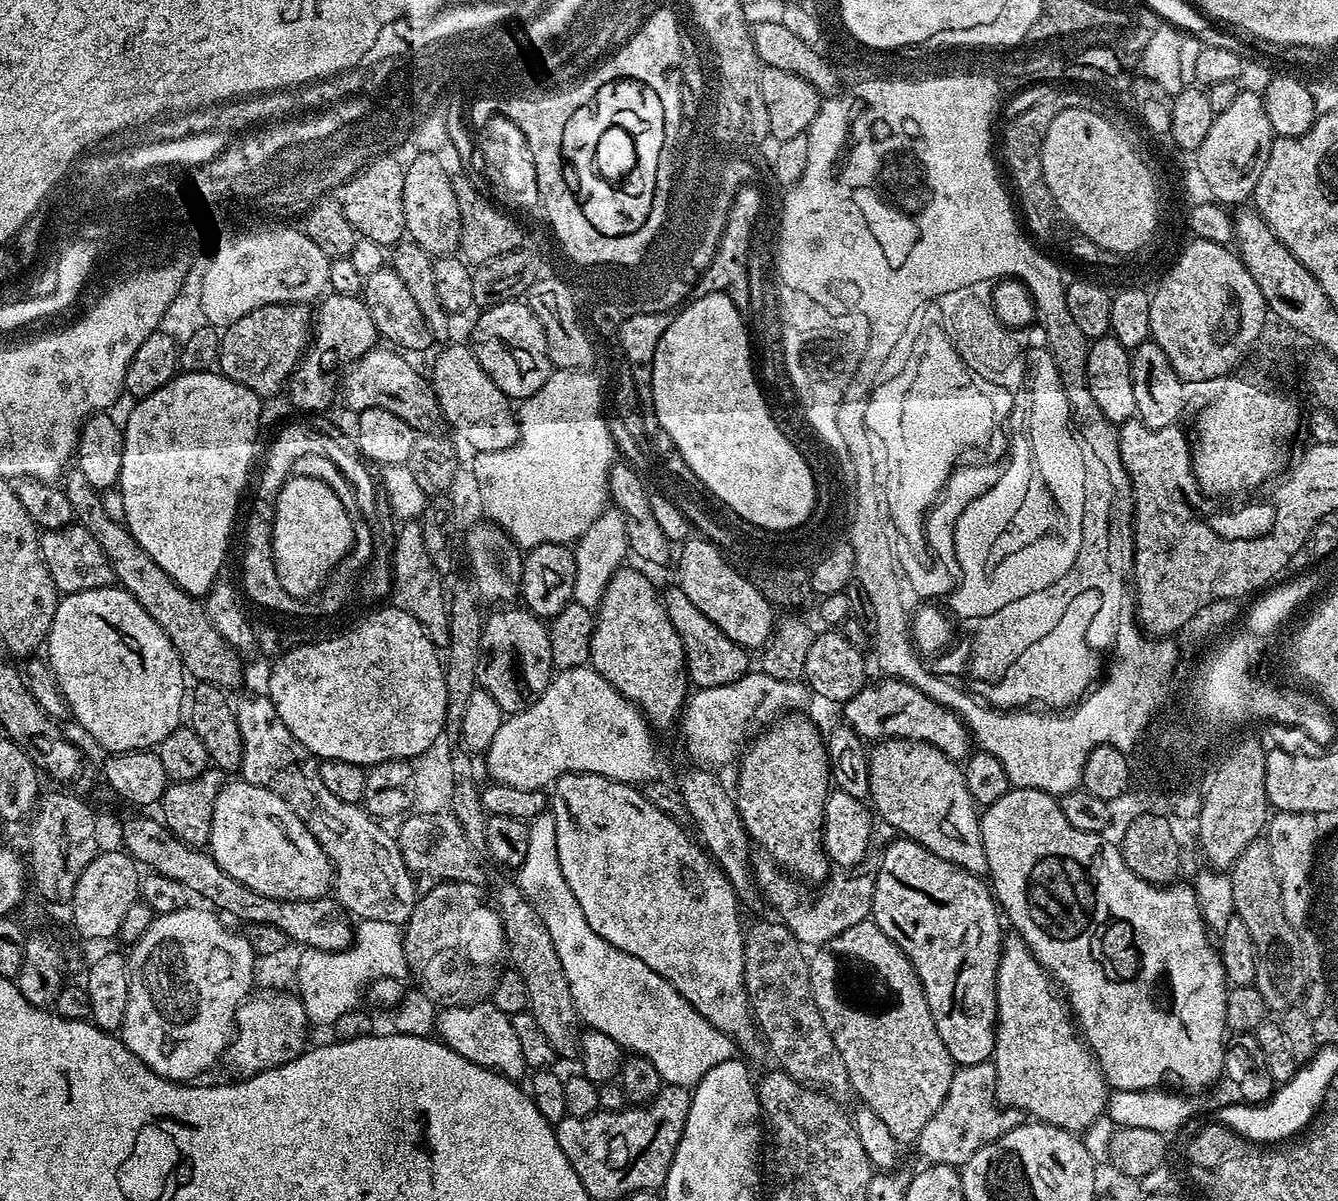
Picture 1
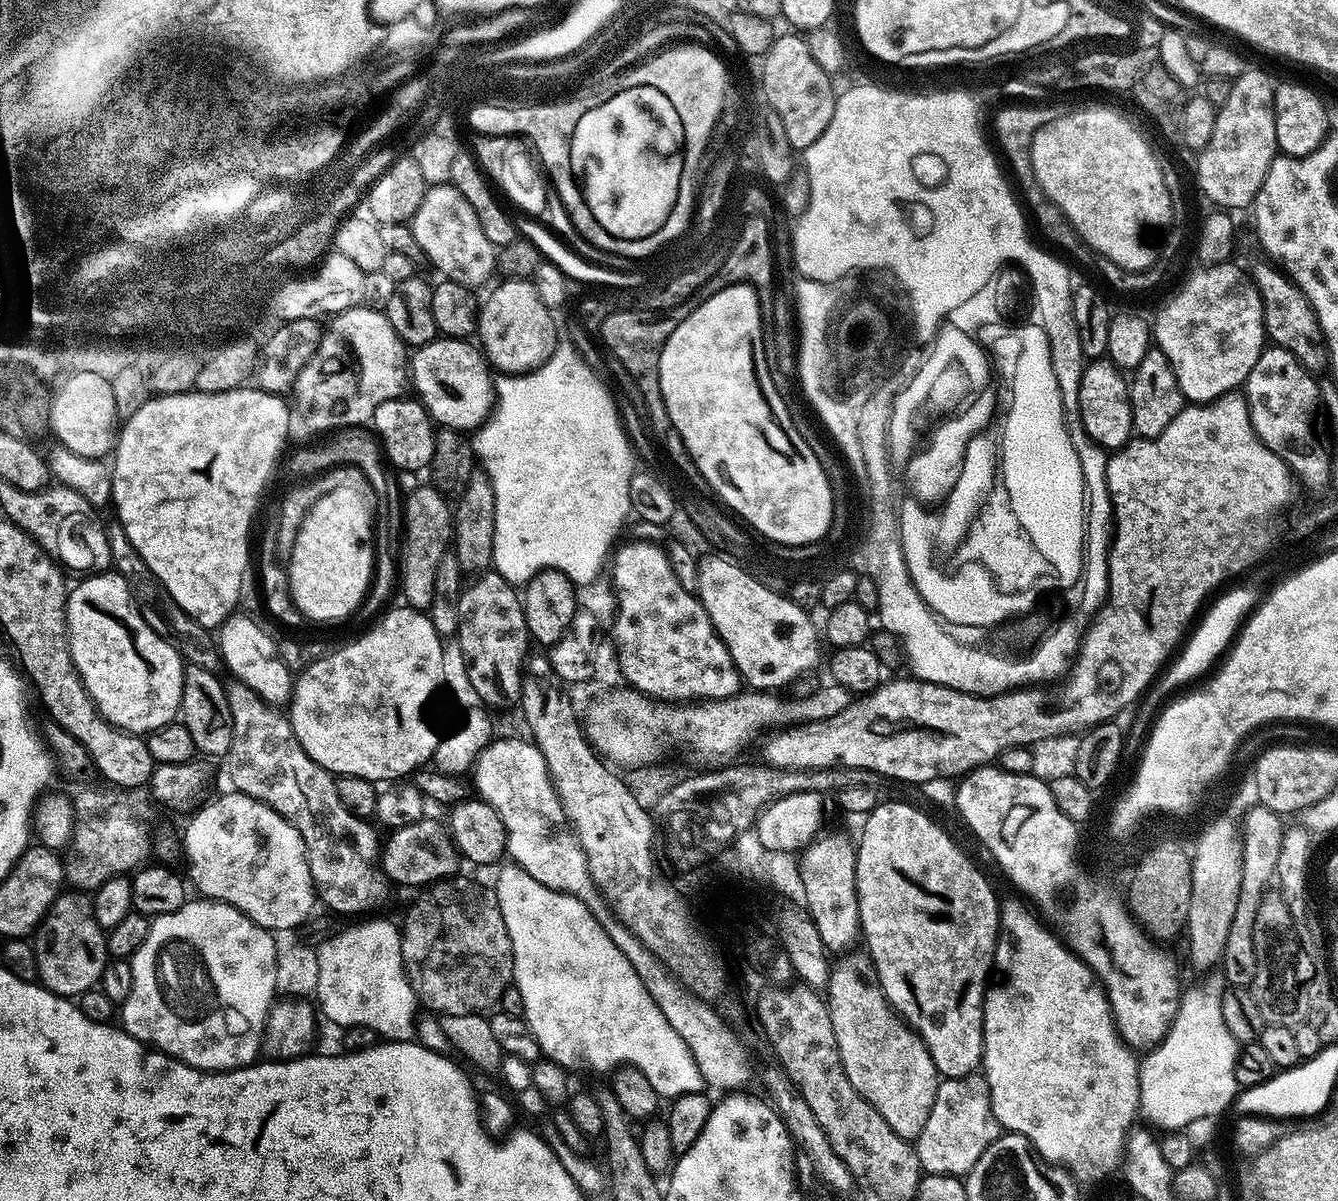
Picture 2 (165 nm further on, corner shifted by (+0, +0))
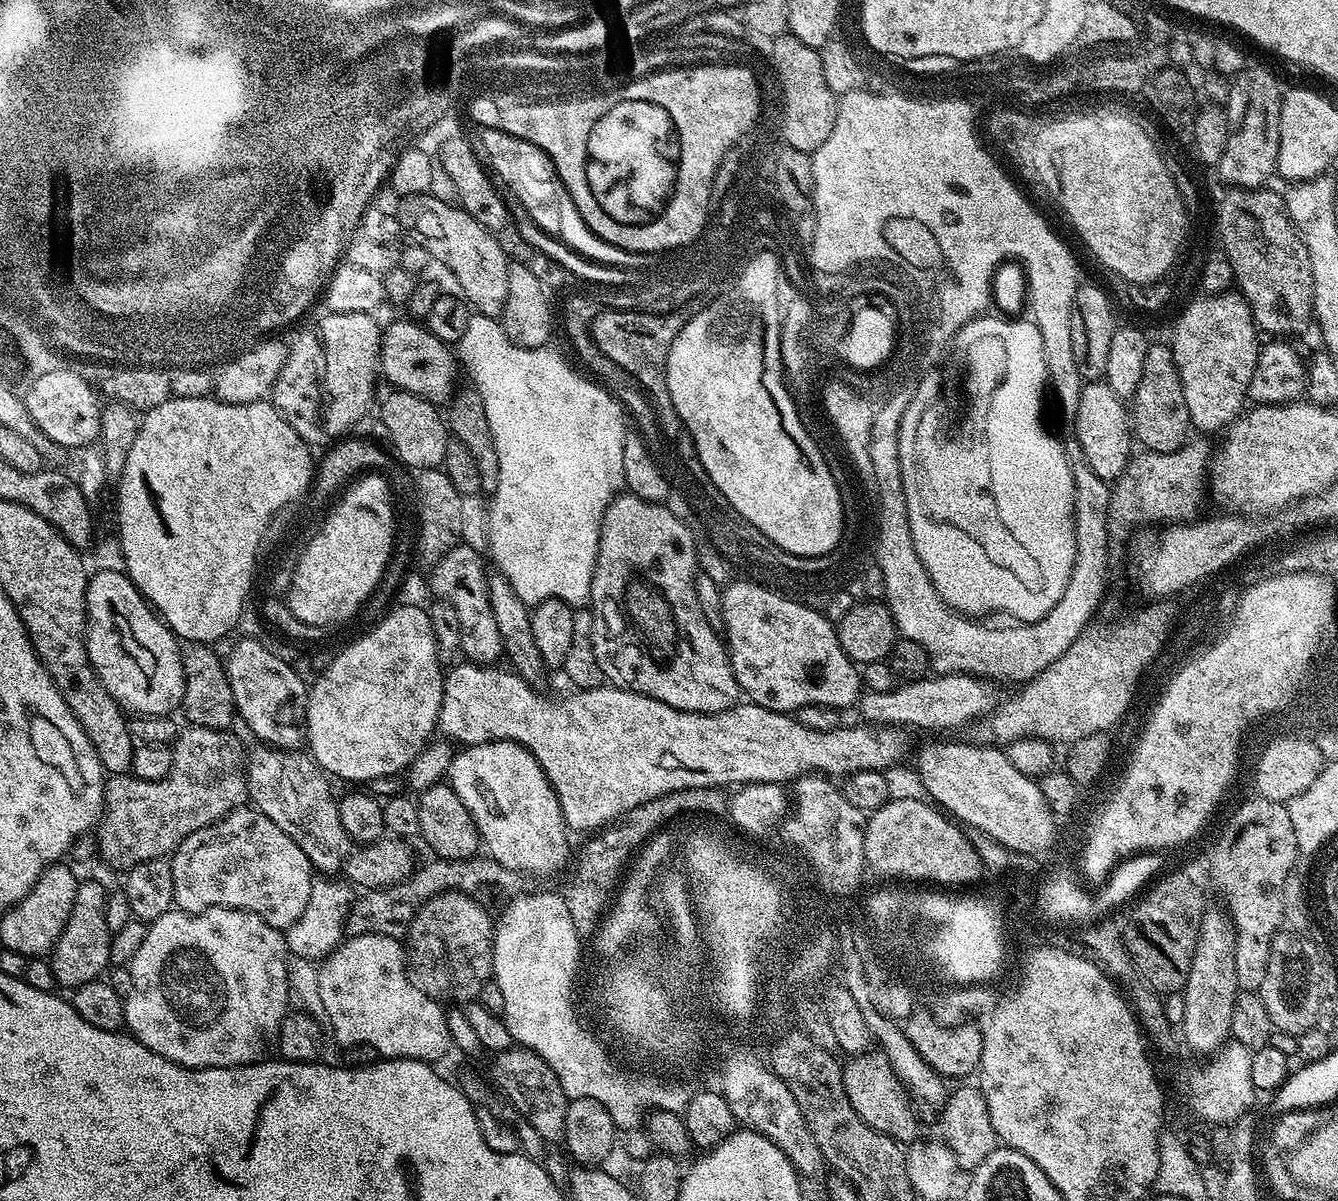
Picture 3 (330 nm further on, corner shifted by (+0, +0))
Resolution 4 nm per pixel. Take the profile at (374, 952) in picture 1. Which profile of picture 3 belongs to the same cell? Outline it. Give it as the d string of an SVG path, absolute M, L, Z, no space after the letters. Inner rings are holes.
M367 932L365 936L348 936L328 956L319 961L318 987L325 1007L327 1027L336 1035L340 1046L365 1044L374 1046L381 1057L394 1060L423 1060L437 1062L453 1047L448 1029L445 1005L433 1000L421 990L406 967L406 952L394 936L379 936Z

